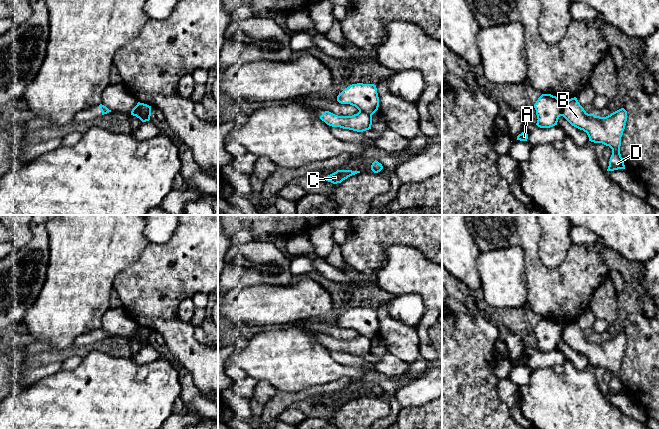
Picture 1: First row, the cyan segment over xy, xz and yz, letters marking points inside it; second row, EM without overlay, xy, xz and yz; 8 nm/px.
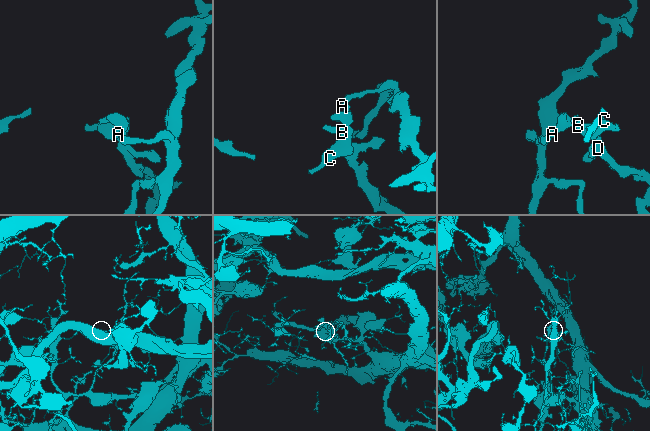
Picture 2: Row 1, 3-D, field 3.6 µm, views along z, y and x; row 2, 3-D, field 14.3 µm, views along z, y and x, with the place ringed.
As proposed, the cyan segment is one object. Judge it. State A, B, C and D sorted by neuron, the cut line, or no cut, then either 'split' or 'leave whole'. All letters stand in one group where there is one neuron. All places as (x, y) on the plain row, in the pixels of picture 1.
A / B C D | xy (137, 327), (141, 335), (149, 342) | split

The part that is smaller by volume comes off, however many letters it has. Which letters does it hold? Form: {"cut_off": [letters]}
{"cut_off": ["B", "C", "D"]}

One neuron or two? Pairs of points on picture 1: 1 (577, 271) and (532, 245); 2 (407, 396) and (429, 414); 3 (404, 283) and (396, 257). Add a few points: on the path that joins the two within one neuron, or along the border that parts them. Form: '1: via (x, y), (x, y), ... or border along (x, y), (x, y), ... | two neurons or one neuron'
1: via (562, 285), (556, 285), (532, 260) | one neuron
2: border along (431, 400), (420, 405), (402, 408) | two neurons
3: via (404, 277), (404, 265), (402, 263) | one neuron

